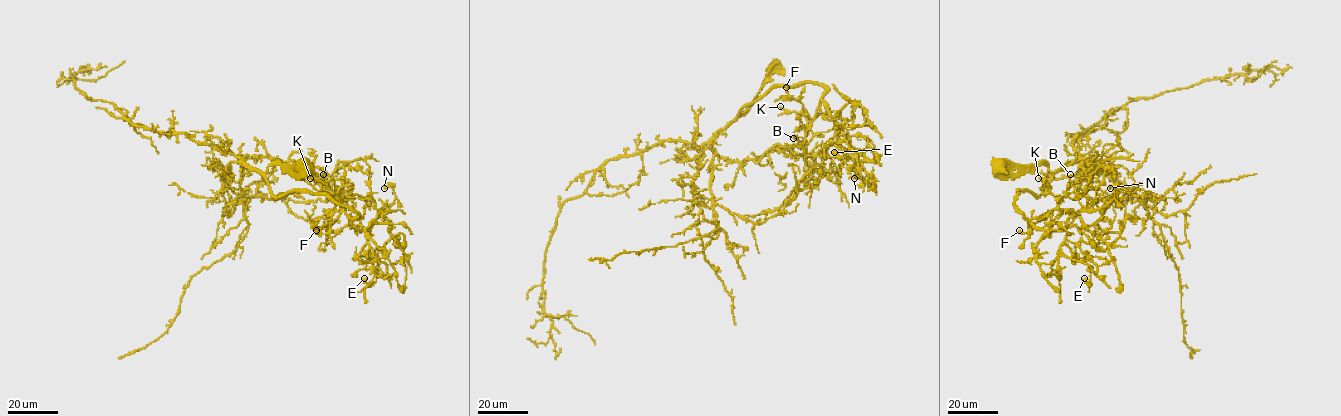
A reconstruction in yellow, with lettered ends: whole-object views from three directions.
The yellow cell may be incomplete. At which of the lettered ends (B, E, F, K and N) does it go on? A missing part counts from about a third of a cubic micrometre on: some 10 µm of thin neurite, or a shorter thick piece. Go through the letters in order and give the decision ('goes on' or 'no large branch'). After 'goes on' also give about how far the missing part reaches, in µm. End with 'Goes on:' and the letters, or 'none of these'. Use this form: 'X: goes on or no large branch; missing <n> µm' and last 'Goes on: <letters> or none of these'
B: no large branch
E: no large branch
F: no large branch
K: no large branch
N: no large branch
Goes on: none of these

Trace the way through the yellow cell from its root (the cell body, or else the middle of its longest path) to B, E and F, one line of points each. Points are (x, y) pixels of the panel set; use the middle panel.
B: (775, 67), (753, 103), (714, 139), (713, 149), (744, 161), (792, 149), (800, 143), (793, 138)
E: (775, 67), (735, 119), (778, 86), (821, 84), (828, 91), (822, 100), (849, 147), (847, 158), (834, 152)
F: (775, 67), (735, 119), (778, 86), (810, 83), (828, 91), (810, 118), (787, 98), (786, 87)

